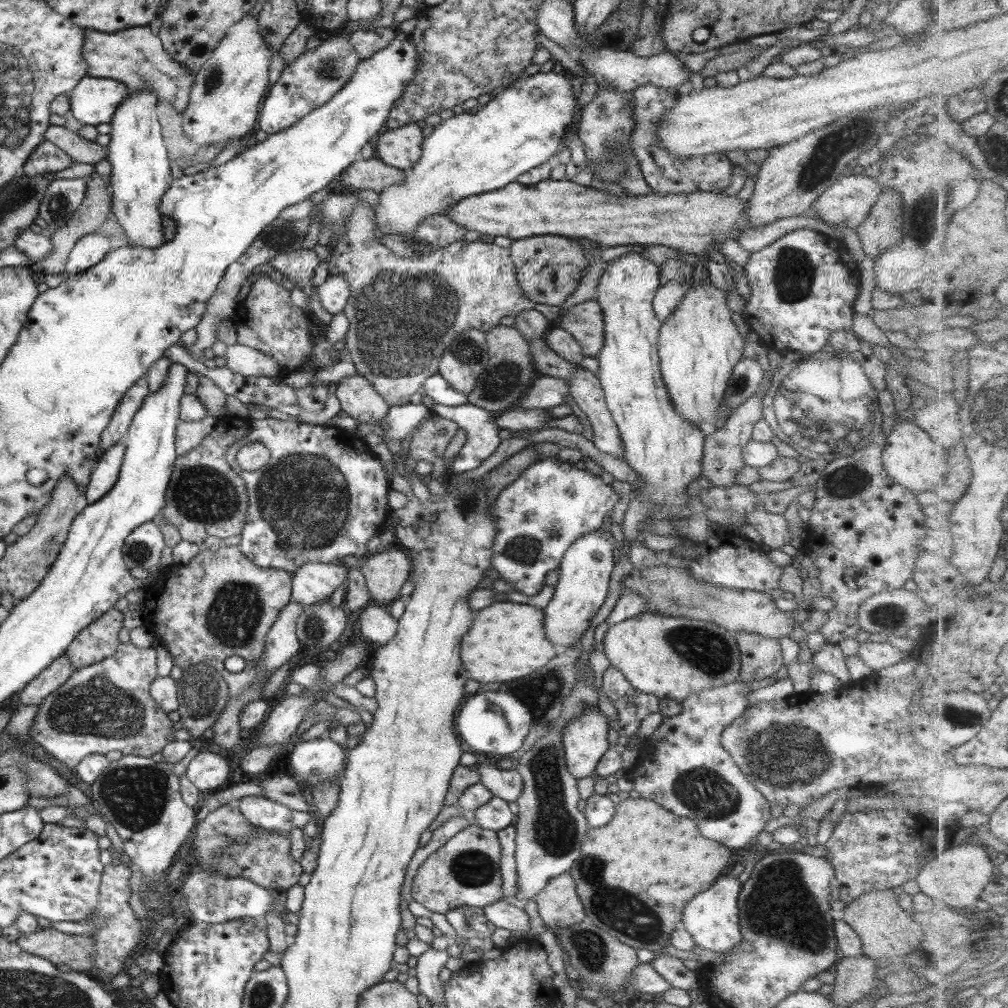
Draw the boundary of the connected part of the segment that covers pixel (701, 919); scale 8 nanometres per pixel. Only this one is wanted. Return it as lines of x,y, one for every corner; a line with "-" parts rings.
729,874
720,875
712,886
691,899
683,910
680,926
685,928
695,940
695,944
712,950
712,952
725,953
740,943
742,933
738,924
737,900
742,890
742,883
737,877

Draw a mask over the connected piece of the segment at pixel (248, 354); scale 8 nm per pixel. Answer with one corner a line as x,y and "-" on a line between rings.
234,344
227,346
226,367
240,376
278,377
278,369
273,358
254,348

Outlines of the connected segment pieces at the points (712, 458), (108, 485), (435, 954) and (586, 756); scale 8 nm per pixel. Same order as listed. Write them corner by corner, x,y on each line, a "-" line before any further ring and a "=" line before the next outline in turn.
761,393
752,395
745,403
731,411
730,416
713,431
705,435
702,459
702,475
706,476
713,487
732,487
734,478
745,467
744,447
752,439
755,424
763,418
=
118,442
102,453
91,473
92,480
86,486
85,497
88,505
100,500
116,484
125,457
125,451
124,442
=
432,947
417,959
415,977
419,982
419,992
427,996
432,1004
445,1002
444,983
440,982
439,974
448,959
446,950
435,950
=
599,708
584,712
570,720
563,728
567,769
575,779
591,776
596,765
610,749
608,742
608,717

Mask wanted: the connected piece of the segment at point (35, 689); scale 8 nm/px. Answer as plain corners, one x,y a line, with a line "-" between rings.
60,655
19,694
19,706
40,706
50,693
66,683
75,672
68,655

